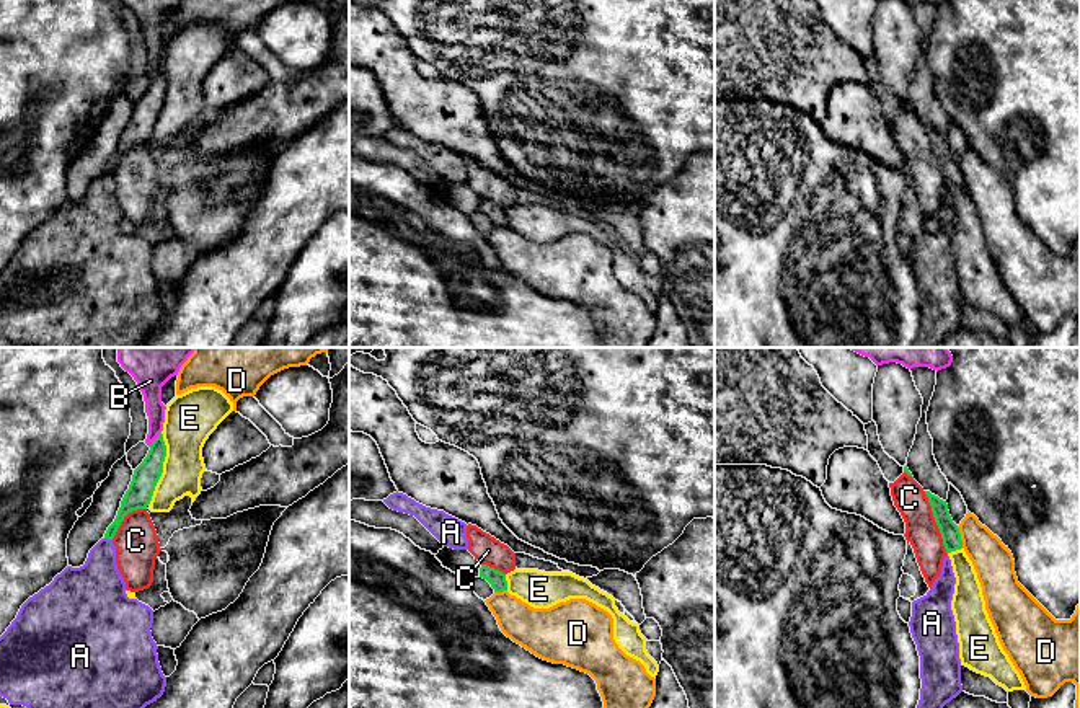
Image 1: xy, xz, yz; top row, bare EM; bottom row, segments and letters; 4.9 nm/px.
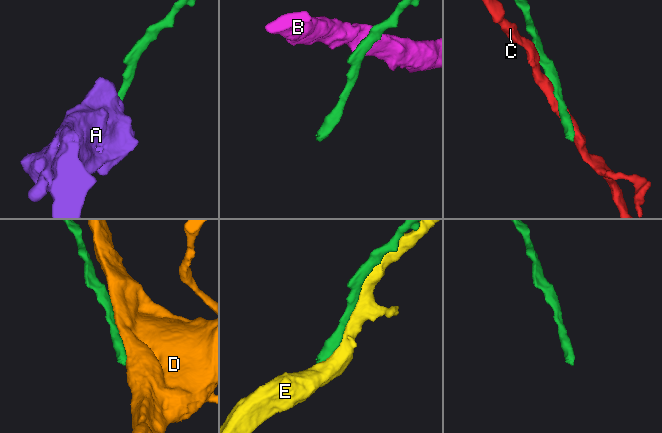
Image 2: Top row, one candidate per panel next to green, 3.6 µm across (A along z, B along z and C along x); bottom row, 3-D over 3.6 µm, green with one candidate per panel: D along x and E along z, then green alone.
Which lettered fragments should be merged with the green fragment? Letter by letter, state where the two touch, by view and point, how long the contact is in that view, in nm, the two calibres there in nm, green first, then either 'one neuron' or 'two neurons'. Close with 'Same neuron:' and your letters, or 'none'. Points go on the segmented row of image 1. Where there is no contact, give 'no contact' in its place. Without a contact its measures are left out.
A: xy (108, 539) | 40 nm | 110/260 nm | two neurons
B: xy (155, 439) | 100 nm | 130/100 nm | two neurons
C: yz (935, 521) | 340 nm | 100/160 nm | two neurons
D: yz (960, 537) | 120 nm | 100/200 nm | two neurons
E: xy (162, 469) | 360 nm | 130/240 nm | two neurons
Same neuron: none

